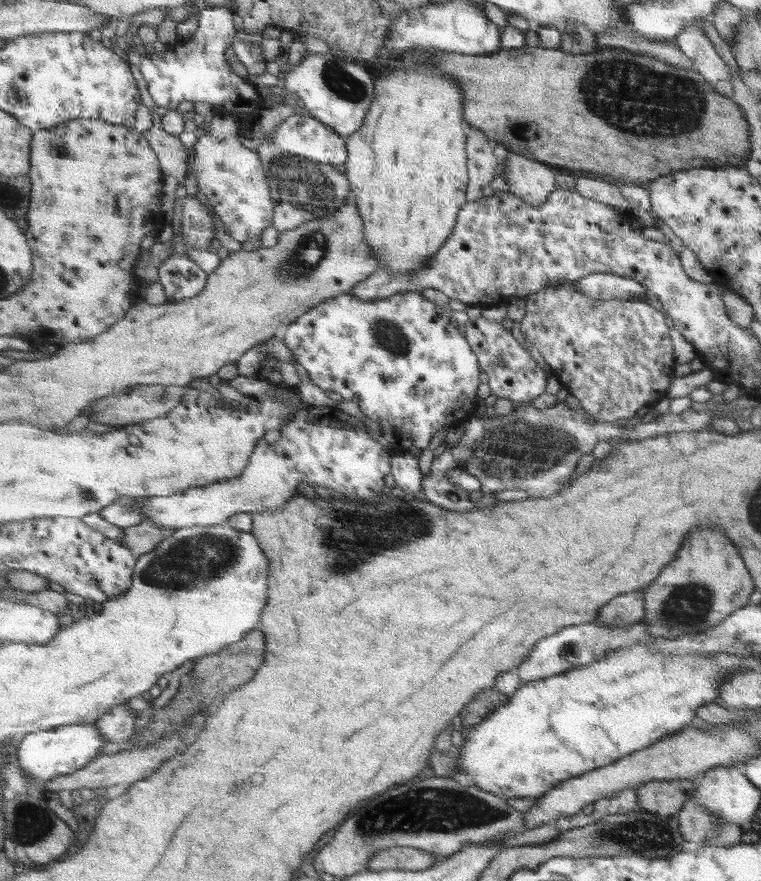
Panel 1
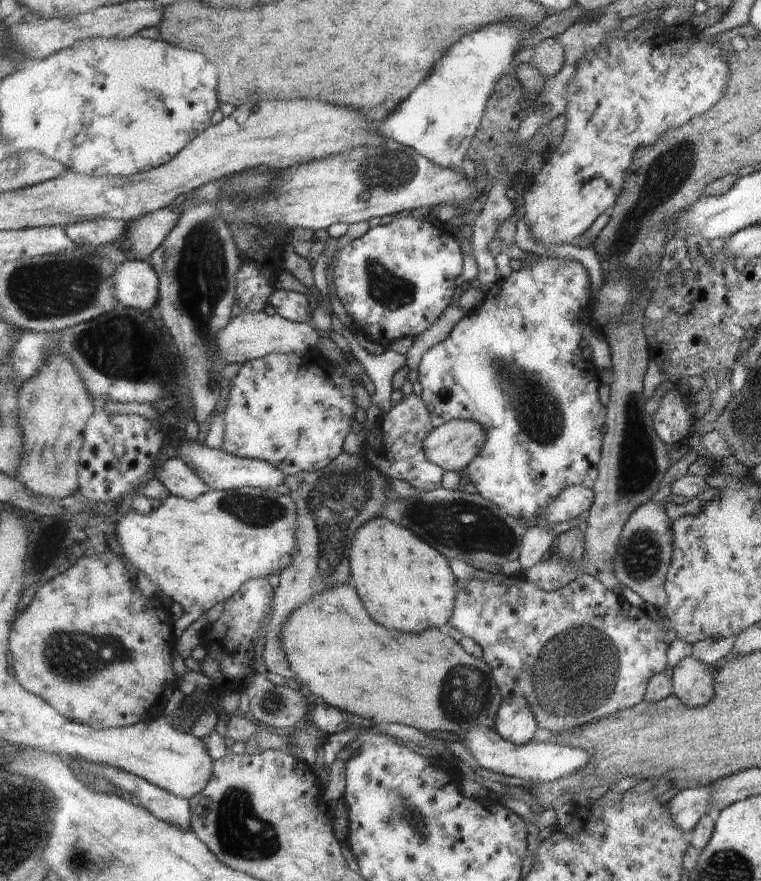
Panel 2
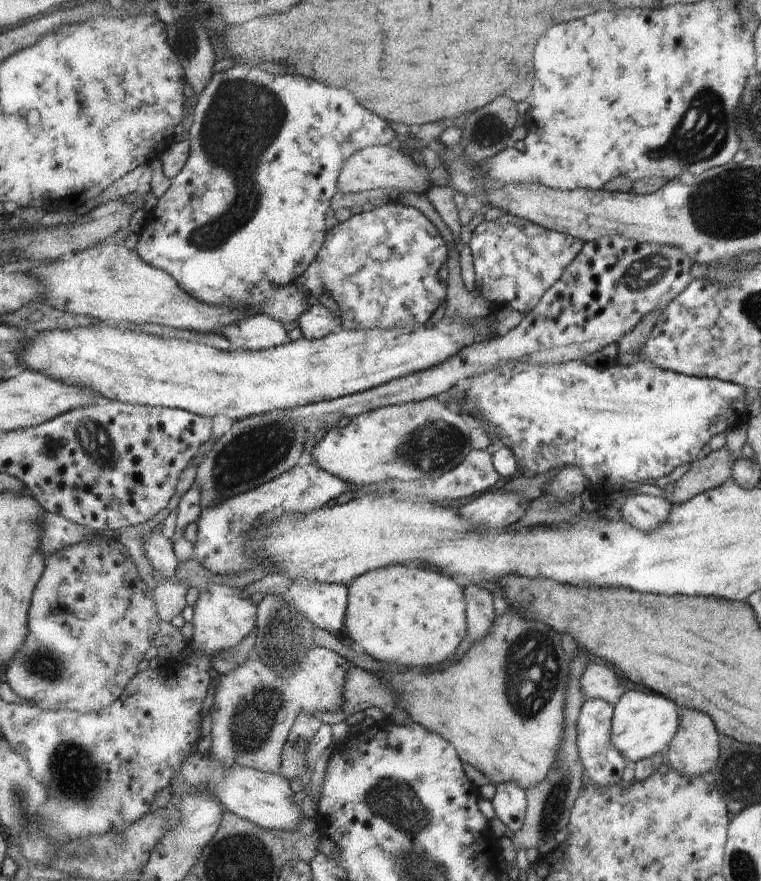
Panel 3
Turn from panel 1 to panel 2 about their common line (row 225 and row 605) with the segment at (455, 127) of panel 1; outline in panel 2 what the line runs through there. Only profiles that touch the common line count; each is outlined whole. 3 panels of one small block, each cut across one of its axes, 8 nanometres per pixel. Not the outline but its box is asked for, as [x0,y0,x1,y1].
[349,518,458,630]

